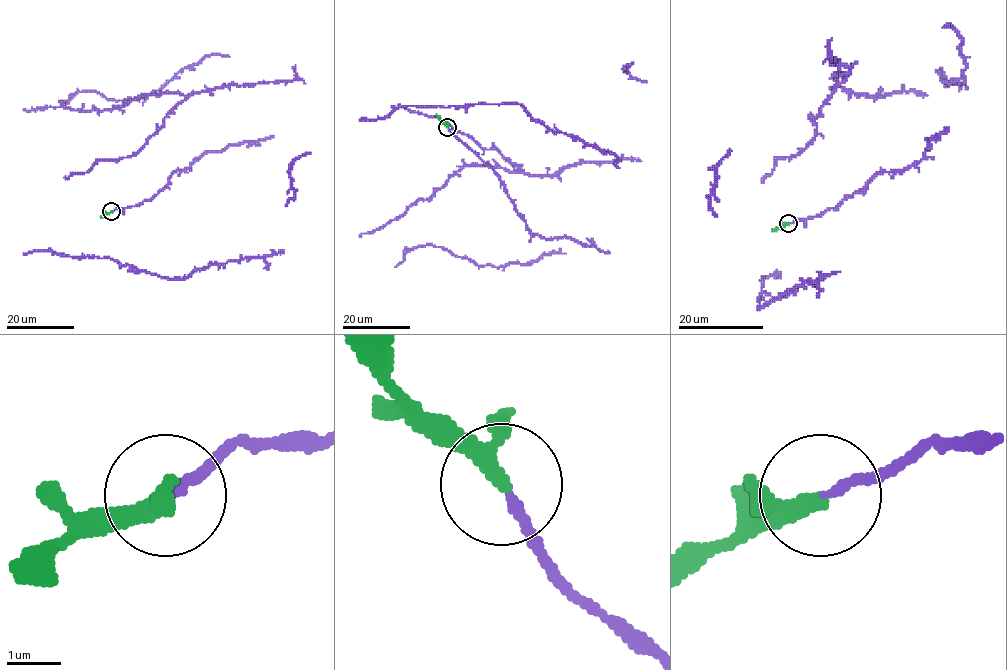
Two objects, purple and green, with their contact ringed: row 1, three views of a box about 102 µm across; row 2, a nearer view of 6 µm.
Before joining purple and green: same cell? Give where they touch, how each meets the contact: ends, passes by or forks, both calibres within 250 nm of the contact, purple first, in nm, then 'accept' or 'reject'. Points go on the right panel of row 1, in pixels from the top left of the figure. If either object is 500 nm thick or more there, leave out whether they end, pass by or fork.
place (788, 223); purple ends; green passes by; calibres 170 and 260 nm; accept

